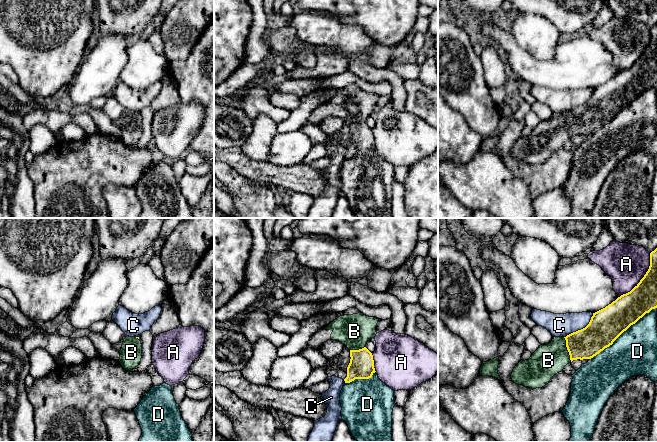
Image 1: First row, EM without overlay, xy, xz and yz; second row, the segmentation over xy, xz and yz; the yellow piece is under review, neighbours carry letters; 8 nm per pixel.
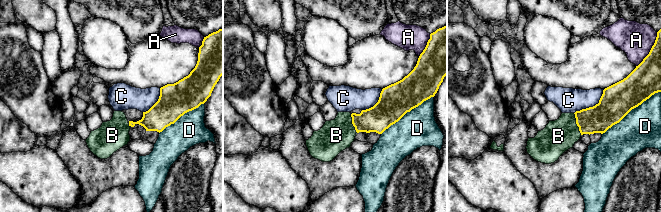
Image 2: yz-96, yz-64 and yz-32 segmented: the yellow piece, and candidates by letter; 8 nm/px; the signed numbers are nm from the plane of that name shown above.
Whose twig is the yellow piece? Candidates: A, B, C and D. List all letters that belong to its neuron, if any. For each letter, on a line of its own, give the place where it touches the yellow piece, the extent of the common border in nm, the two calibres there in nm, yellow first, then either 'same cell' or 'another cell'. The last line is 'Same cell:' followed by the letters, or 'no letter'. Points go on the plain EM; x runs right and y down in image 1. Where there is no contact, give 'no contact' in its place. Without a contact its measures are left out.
A: contact yz (642, 54); length 440 nm; calibres 240 and 320 nm; another cell
B: contact yz (567, 125); length 220 nm; calibres 240 and 260 nm; same cell
C: contact yz (581, 105); length 300 nm; calibres 280 and 190 nm; another cell
D: contact yz (623, 107); length 700 nm; calibres 280 and 360 nm; another cell
Same cell: B

